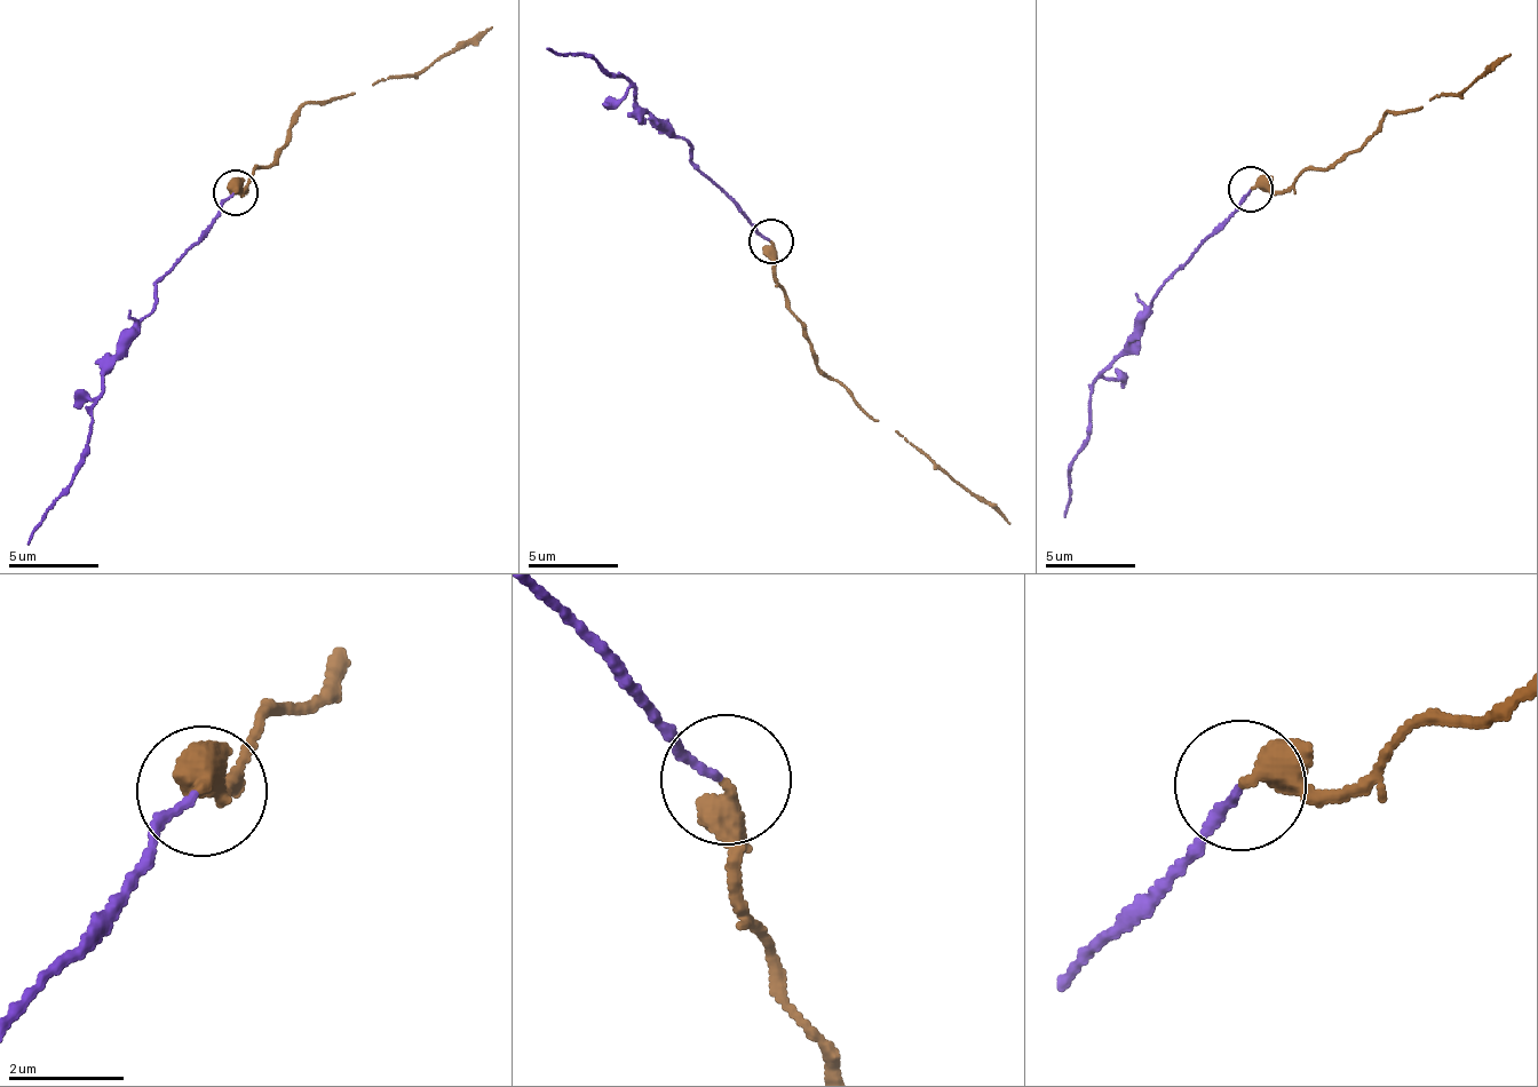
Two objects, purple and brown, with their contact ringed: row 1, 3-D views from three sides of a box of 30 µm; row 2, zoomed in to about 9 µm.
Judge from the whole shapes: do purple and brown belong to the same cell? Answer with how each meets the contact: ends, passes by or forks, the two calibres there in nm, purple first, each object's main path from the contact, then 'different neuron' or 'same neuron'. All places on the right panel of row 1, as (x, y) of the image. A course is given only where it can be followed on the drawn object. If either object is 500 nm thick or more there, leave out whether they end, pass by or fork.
purple ends there; brown passes by; 140 nm thick on the purple side, 320 nm on the other; purple runs (1252, 190), (1175, 270), (1119, 357), (1094, 383), (1089, 433), (1070, 467), (1065, 518); brown runs (1252, 190), (1287, 190), (1308, 168), (1330, 169), (1388, 113), (1419, 111), (1433, 95), (1456, 97), (1508, 53); same neuron

